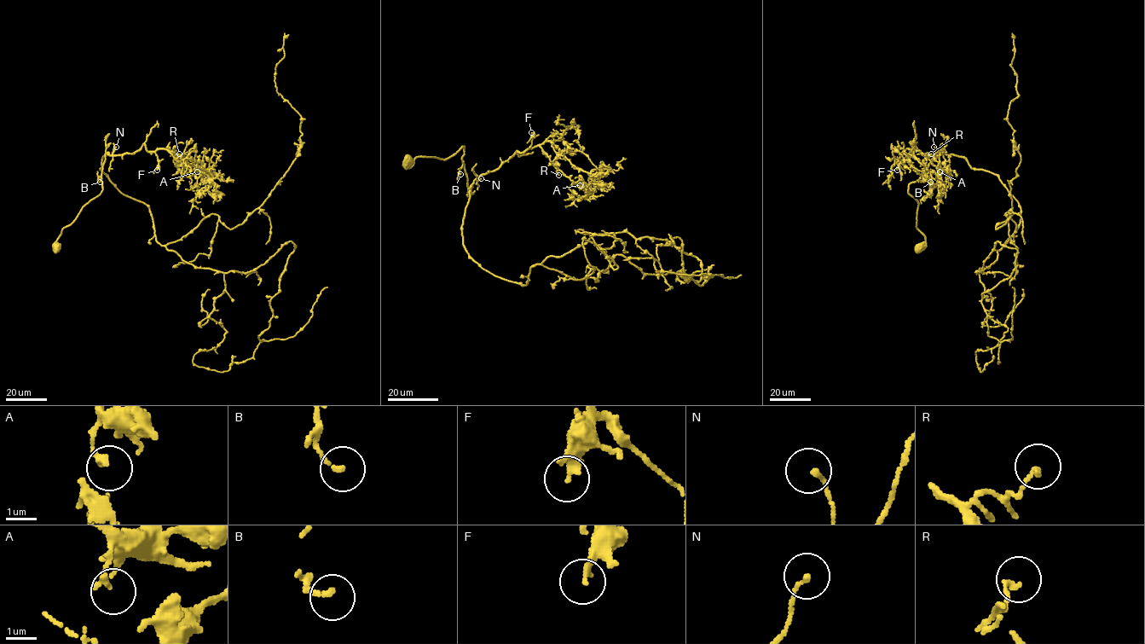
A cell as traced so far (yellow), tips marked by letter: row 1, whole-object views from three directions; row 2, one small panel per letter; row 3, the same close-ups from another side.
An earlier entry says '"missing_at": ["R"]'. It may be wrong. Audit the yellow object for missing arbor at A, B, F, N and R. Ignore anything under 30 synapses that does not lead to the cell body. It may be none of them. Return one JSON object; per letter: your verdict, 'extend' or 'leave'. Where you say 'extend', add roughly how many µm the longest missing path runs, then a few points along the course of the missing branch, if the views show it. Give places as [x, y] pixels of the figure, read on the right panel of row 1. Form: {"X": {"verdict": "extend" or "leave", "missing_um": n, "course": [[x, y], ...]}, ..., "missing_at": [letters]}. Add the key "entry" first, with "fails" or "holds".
{"entry": "fails", "A": {"verdict": "leave"}, "B": {"verdict": "leave"}, "F": {"verdict": "leave"}, "N": {"verdict": "leave"}, "R": {"verdict": "leave"}, "missing_at": []}

